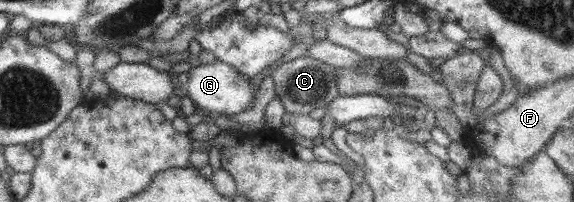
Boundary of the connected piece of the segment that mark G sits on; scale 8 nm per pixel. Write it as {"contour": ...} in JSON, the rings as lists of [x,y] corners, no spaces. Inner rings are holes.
{"contour":[[[213,60],[209,64],[199,64],[188,69],[186,96],[193,104],[198,105],[201,110],[210,112],[212,116],[243,113],[257,89],[257,87],[252,89],[248,81],[249,77],[243,77],[234,67]]]}

